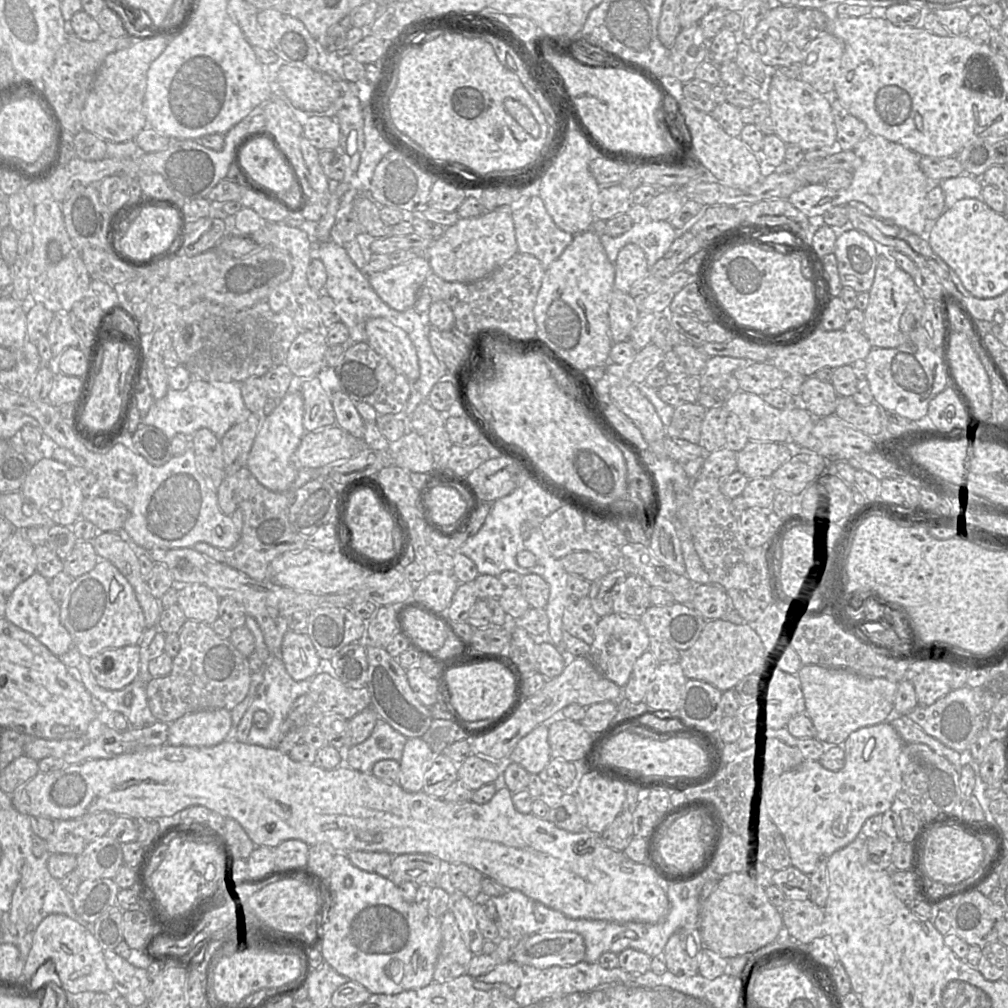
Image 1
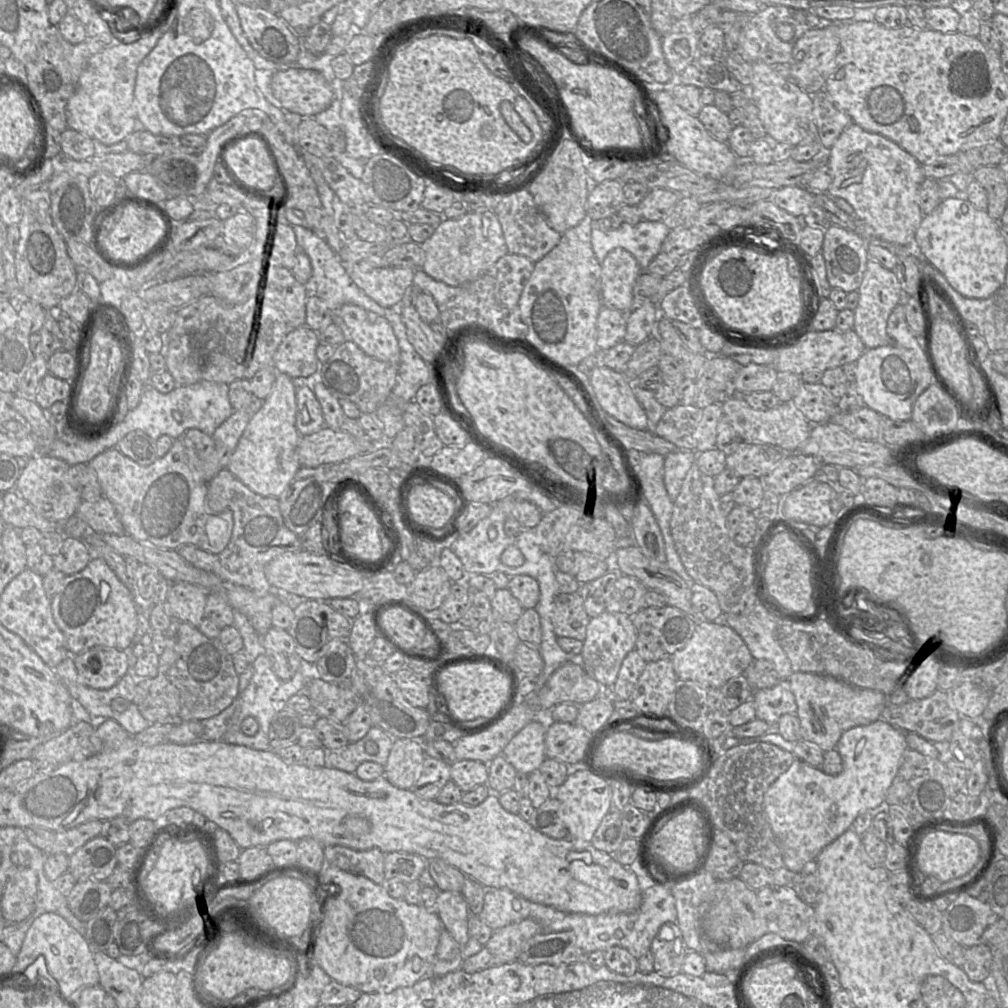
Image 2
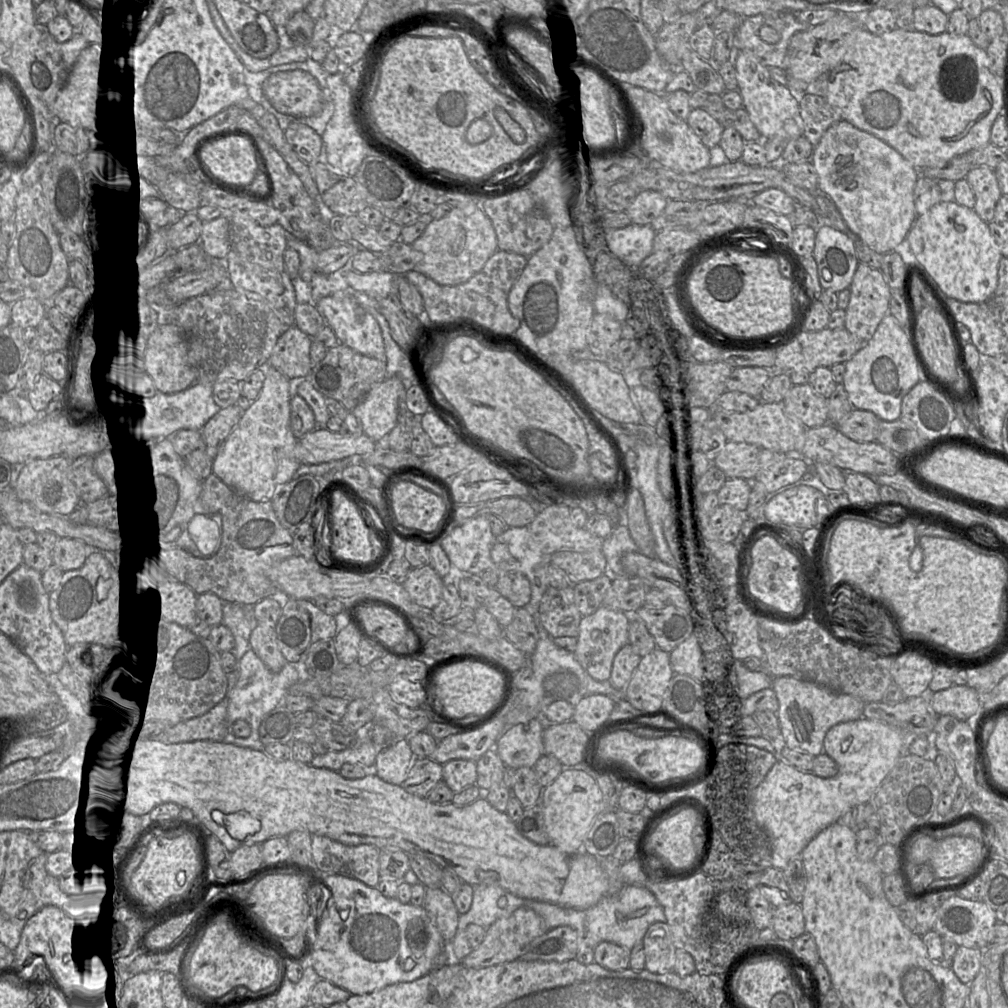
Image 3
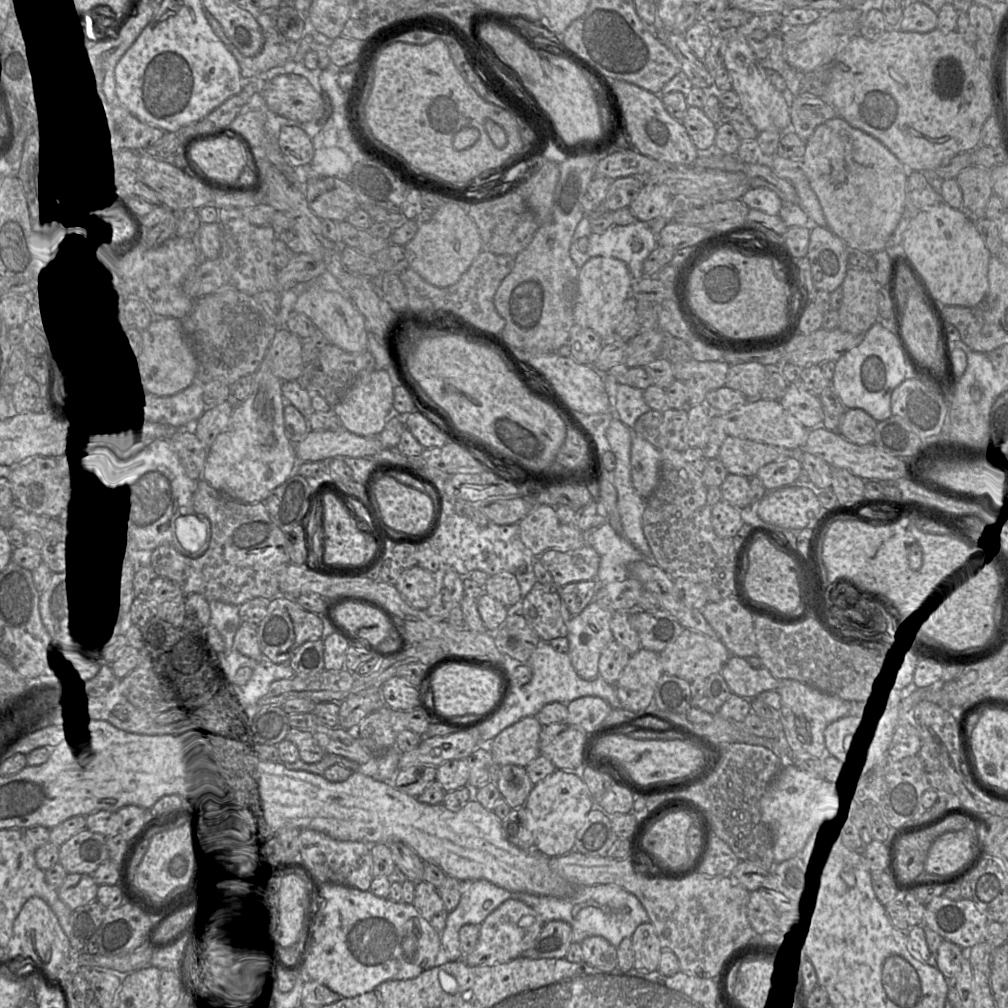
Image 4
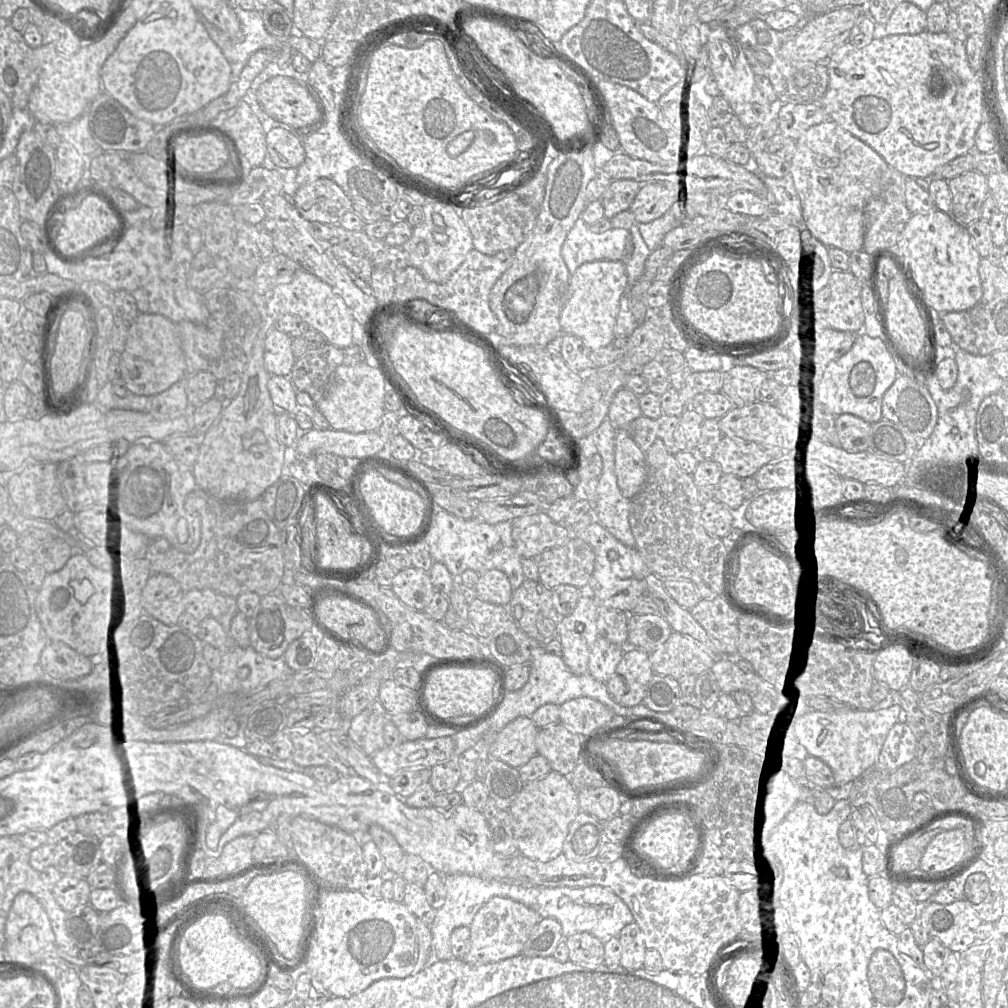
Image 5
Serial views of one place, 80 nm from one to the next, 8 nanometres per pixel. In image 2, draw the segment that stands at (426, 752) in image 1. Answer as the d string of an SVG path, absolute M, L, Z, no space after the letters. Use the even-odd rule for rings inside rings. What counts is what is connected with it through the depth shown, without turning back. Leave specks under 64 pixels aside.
M397 739L384 765L384 777L399 789L411 790L420 777L425 758L423 739Z

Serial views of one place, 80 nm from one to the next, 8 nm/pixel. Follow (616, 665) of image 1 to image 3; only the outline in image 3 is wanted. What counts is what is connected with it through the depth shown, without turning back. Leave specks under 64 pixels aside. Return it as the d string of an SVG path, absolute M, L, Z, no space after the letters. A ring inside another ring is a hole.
M601 605L594 613L582 616L574 656L594 680L609 681L617 652L628 644L630 616Z

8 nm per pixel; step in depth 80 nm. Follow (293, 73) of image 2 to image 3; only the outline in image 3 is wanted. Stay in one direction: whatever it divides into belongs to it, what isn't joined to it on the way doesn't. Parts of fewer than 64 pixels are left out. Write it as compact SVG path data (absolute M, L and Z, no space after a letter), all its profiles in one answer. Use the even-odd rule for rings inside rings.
M303 70L270 75L263 84L263 94L277 112L292 117L317 115L325 104L317 80Z

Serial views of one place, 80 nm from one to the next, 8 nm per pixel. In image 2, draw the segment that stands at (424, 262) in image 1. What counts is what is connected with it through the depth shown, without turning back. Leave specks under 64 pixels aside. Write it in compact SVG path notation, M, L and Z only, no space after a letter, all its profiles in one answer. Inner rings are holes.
M364 260L345 264L353 282L384 307L400 303L412 284L416 269L410 267L374 267Z

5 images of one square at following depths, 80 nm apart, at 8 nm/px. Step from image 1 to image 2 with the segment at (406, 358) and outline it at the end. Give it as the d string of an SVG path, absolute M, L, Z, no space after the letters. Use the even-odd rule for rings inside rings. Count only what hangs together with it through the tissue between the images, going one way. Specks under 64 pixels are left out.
M345 303L335 310L335 322L343 330L345 340L353 341L367 355L399 367L399 344L391 324L382 316L356 304Z

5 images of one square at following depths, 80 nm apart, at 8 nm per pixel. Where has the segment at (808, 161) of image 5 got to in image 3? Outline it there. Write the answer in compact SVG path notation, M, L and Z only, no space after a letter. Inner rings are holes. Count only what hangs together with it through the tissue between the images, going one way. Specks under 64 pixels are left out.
M842 119L822 135L814 147L811 162L818 175L819 189L833 200L858 240L885 254L906 239L918 216L914 187L920 171L894 148Z

